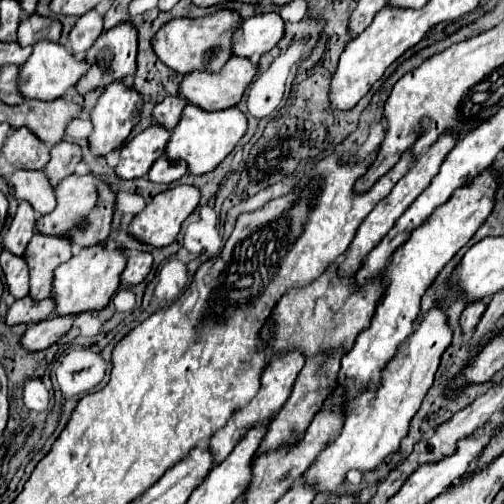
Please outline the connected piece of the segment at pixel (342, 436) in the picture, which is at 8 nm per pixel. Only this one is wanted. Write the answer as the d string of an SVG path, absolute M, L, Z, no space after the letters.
M433 307L425 315L425 319L421 321L419 329L411 333L407 347L397 351L395 359L389 361L389 367L385 369L385 373L381 377L381 385L377 389L363 391L355 401L351 401L347 405L345 423L343 423L343 429L339 433L339 437L335 441L331 441L327 445L327 449L317 457L317 461L303 473L303 477L301 477L303 483L307 483L311 487L317 487L319 493L335 493L345 483L349 469L359 469L361 473L369 473L369 471L375 471L385 461L385 457L389 457L391 453L397 453L401 439L407 435L407 429L409 429L409 423L411 423L413 415L419 411L425 393L433 385L433 375L439 367L439 359L441 359L441 355L443 355L443 351L447 349L449 343L451 343L451 329L447 325L447 319L439 309Z

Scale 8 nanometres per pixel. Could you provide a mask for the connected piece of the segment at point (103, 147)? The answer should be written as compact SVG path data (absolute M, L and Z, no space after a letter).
M115 81L107 85L97 99L97 105L91 111L93 121L93 133L89 135L89 145L95 155L107 155L111 149L117 149L123 145L123 141L129 137L133 127L139 123L143 109L143 95L135 87L127 87L123 81Z

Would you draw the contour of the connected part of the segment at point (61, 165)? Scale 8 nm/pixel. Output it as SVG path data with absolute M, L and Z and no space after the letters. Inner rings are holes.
M59 141L57 145L51 147L51 161L45 165L45 173L53 185L57 185L61 179L71 175L81 161L83 151L77 143L69 141Z

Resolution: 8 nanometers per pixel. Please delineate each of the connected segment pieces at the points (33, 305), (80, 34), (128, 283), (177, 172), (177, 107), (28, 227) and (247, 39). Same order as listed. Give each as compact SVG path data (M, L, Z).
M53 295L47 297L47 299L41 299L41 301L35 301L33 297L23 297L23 299L17 299L9 311L7 311L7 321L11 325L17 325L17 323L31 323L31 321L41 321L41 319L47 319L51 317L51 313L55 311L55 301L53 301Z
M95 9L81 15L69 33L69 43L73 53L87 51L101 33L103 33L103 17Z
M147 251L131 253L129 261L127 261L127 267L121 273L121 287L133 287L133 285L141 283L149 275L151 265L153 265L153 255L151 253L147 253Z
M161 155L153 163L153 167L149 169L147 177L153 183L171 183L171 181L177 181L185 173L187 173L187 163L185 161L169 161L167 155Z
M181 95L175 97L167 97L163 99L155 109L153 109L153 119L163 125L165 129L173 131L173 127L179 123L183 109L187 107L187 101Z
M19 201L19 209L17 215L11 221L11 227L3 239L3 245L13 251L15 255L25 253L27 243L31 241L33 233L35 233L35 211L27 201Z
M261 13L245 19L233 35L233 55L251 57L271 51L285 33L279 13Z

